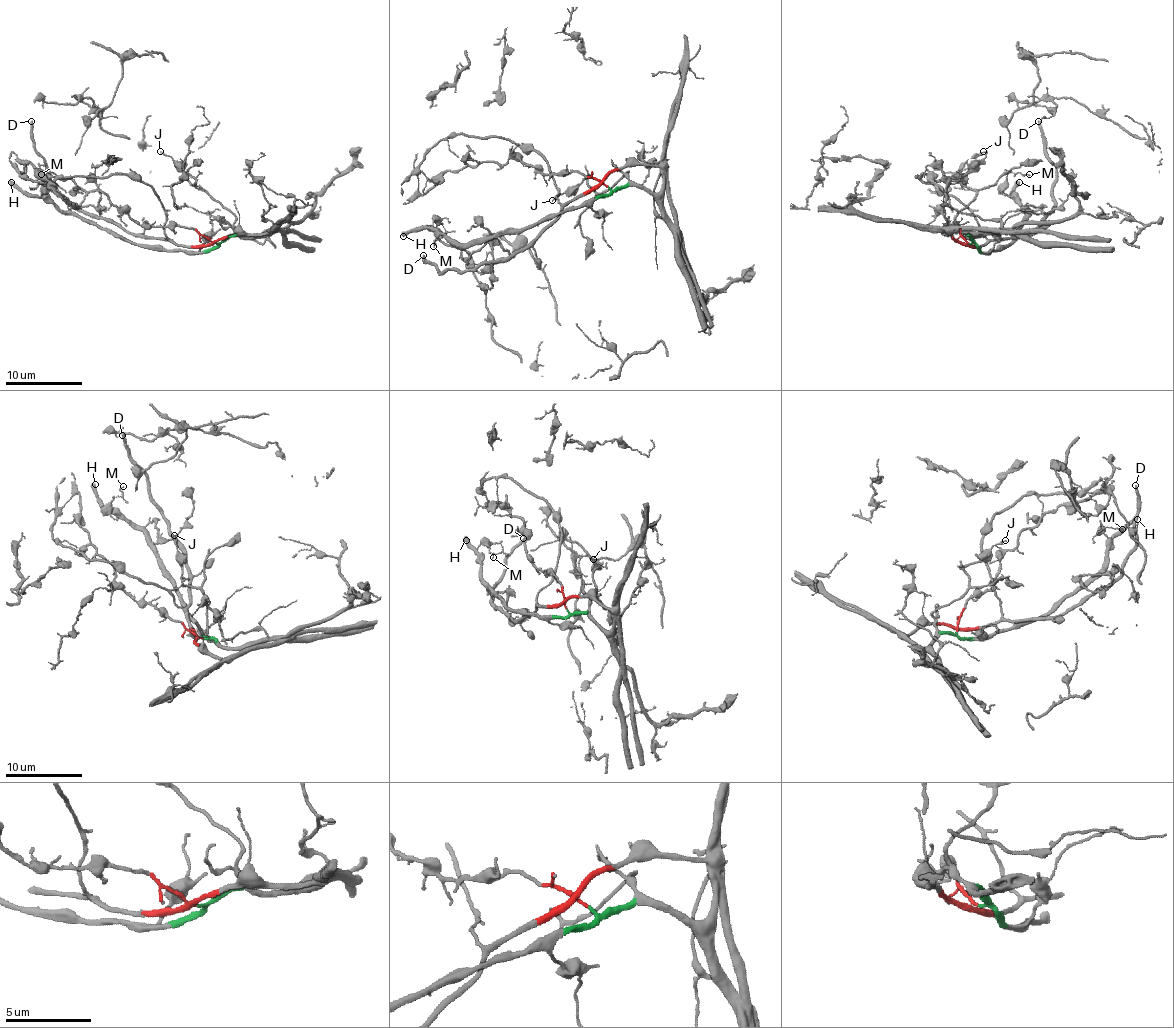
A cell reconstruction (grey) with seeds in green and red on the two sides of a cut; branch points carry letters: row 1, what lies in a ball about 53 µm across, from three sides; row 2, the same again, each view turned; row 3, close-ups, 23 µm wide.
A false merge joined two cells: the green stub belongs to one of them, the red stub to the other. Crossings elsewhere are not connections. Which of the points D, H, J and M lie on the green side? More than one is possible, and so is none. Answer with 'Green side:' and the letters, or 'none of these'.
Green side: H, J, M

